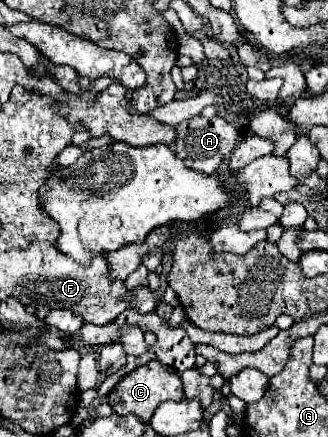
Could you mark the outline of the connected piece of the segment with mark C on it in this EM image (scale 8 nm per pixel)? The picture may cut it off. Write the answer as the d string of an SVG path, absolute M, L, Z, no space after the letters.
M150 361L146 365L136 367L134 371L126 373L116 383L116 387L106 395L106 401L114 409L114 413L118 413L118 415L134 413L142 421L150 421L152 413L156 411L156 407L160 403L164 403L164 401L182 401L182 399L184 399L184 389L182 389L180 375L168 371L160 361Z

